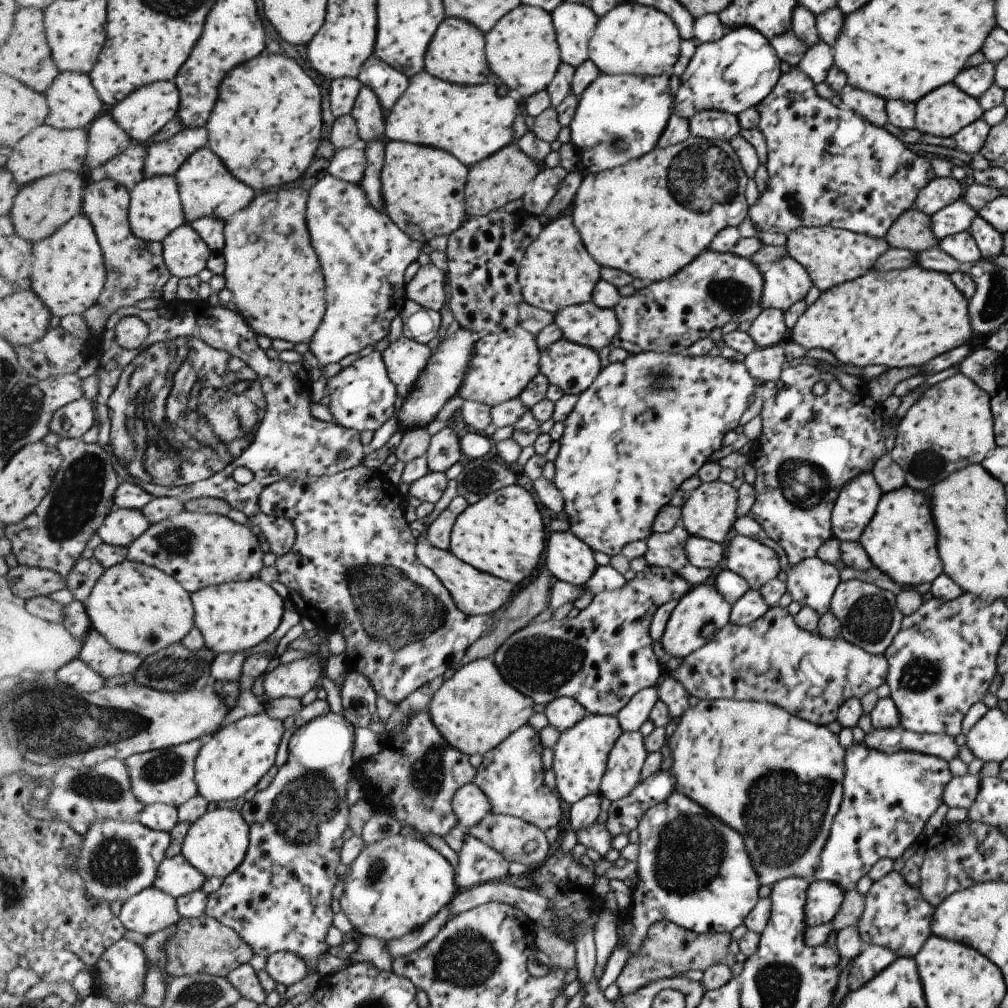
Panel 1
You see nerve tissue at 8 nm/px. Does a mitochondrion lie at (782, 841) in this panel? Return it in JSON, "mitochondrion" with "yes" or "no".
{"mitochondrion":"yes"}

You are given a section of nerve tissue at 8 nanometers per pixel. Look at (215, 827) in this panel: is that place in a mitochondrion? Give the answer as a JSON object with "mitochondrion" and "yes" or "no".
{"mitochondrion":"no"}

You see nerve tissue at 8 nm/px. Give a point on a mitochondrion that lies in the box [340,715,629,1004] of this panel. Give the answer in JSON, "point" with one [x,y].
{"point":[466,960]}

